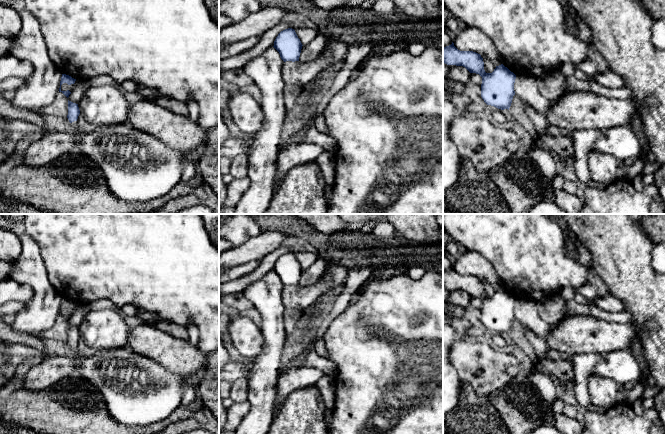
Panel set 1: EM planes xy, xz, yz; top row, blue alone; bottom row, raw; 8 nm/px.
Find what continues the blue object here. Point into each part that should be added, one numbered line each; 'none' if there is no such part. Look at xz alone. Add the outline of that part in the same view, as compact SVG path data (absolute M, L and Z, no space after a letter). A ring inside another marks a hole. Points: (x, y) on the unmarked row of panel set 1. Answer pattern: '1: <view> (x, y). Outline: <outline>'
none

